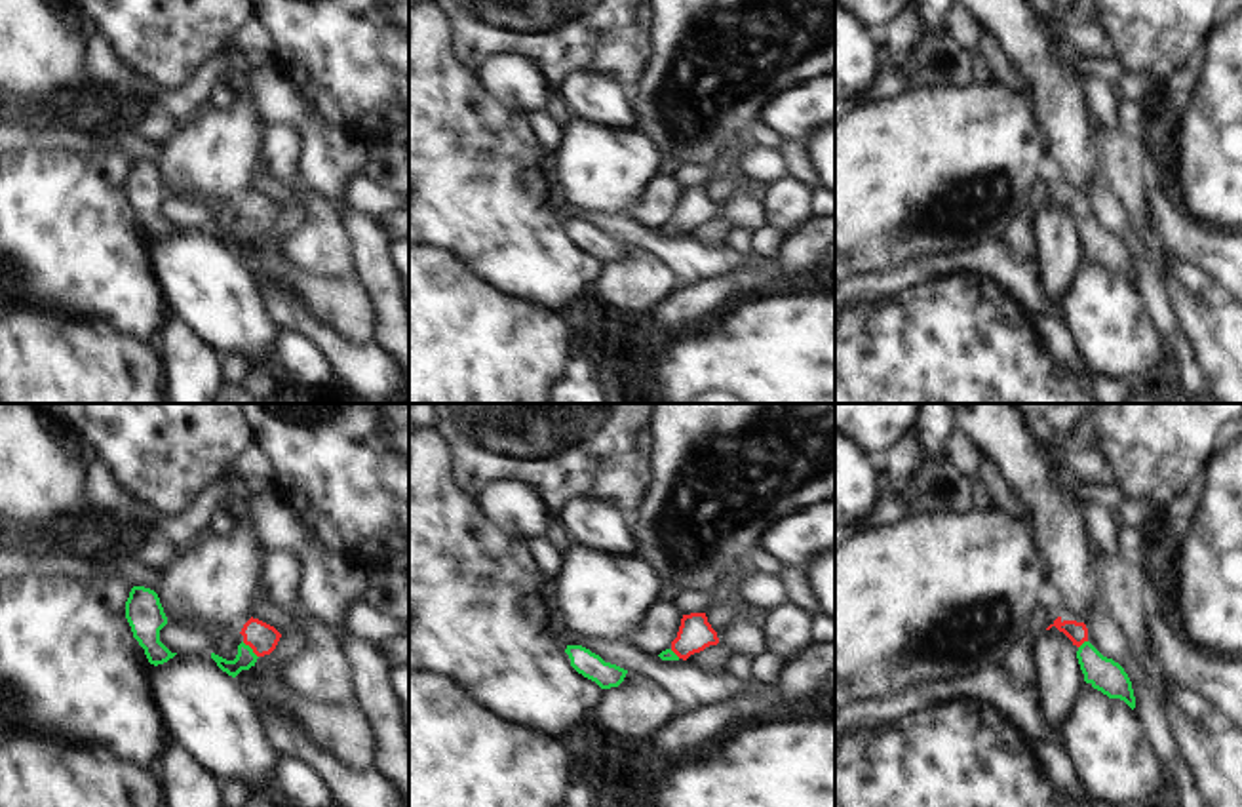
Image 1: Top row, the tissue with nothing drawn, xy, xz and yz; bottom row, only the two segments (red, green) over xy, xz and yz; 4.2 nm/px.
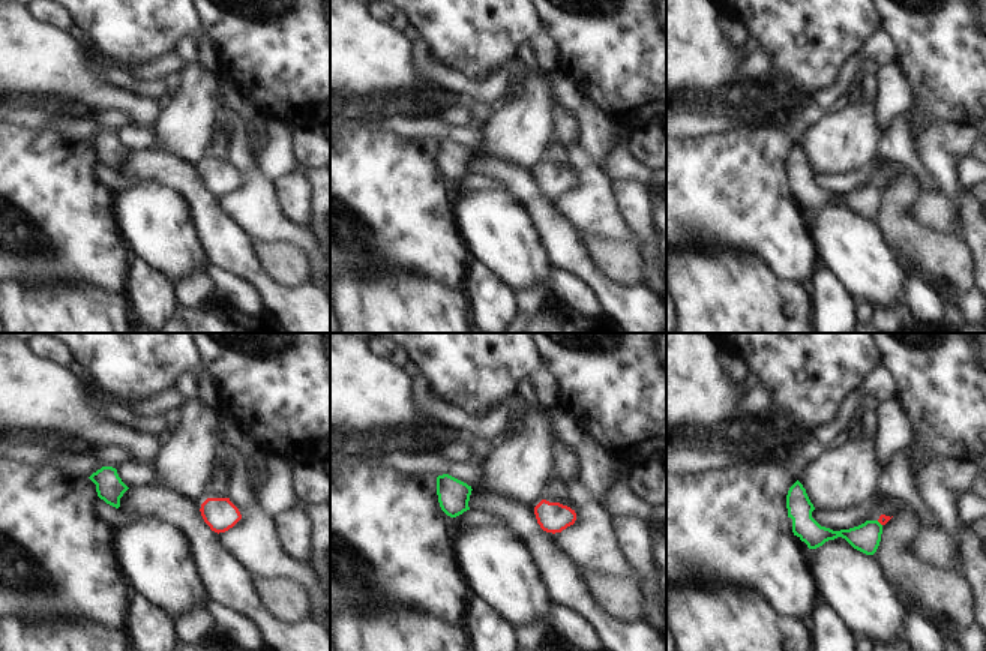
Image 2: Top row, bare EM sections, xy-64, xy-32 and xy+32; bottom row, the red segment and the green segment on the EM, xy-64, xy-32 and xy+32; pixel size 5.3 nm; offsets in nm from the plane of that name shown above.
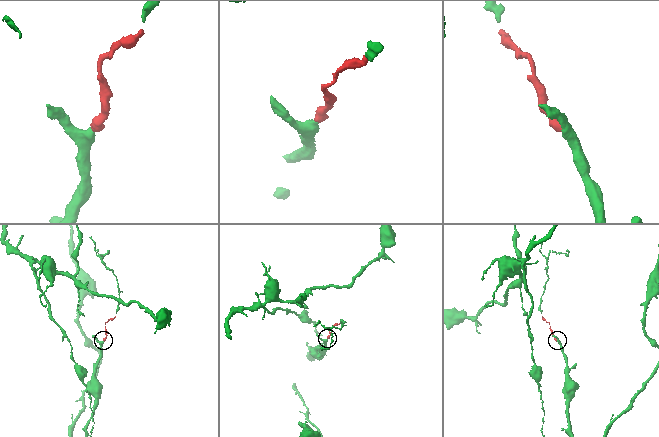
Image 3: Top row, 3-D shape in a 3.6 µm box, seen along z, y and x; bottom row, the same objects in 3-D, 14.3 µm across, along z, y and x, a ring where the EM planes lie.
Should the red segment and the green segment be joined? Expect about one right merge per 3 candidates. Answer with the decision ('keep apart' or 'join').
join

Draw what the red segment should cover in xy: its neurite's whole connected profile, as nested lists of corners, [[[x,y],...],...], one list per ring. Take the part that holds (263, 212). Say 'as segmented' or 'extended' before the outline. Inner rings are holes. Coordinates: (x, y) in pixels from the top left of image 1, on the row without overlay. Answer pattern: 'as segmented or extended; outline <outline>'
extended; outline [[[253,190],[243,198],[240,207],[243,209],[243,215],[238,219],[234,234],[226,234],[211,226],[217,240],[232,251],[236,251],[242,244],[255,240],[259,230],[270,228],[281,211],[274,200]]]

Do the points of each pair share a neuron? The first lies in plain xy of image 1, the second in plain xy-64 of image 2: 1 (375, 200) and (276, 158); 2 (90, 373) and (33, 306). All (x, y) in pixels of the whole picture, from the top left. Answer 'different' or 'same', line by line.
1: same
2: same

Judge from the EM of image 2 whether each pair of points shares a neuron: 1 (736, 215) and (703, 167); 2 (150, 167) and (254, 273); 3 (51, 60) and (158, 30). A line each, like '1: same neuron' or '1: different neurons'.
1: same neuron
2: same neuron
3: different neurons

